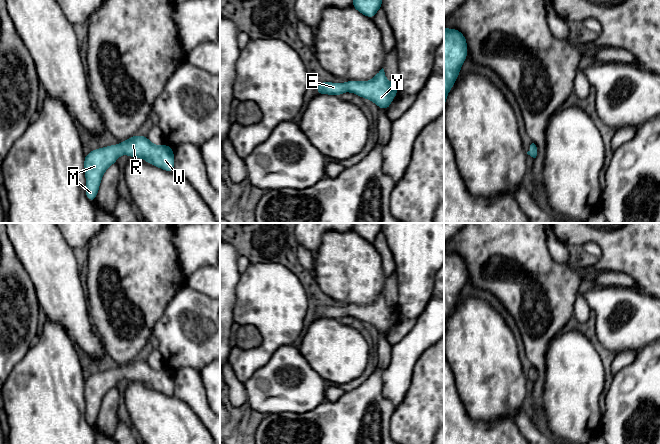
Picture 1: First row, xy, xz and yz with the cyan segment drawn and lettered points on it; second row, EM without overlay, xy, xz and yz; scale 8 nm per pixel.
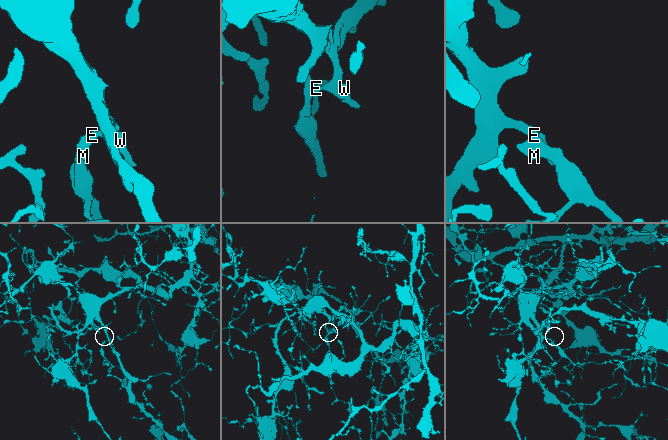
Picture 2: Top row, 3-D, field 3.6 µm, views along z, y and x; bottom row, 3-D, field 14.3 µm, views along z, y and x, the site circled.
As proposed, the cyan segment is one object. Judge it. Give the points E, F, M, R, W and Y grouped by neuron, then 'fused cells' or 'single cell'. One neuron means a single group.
E F M R W Y | single cell

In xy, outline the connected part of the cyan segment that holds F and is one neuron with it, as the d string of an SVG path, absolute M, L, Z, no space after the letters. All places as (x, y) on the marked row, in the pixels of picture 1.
M134 135L120 144L95 149L84 159L86 197L94 202L104 172L116 162L121 154L144 159L167 172L174 171L174 153L169 145L154 145L147 136Z

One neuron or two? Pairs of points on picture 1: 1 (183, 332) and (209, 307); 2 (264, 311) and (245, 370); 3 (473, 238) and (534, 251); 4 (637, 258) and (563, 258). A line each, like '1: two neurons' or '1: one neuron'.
1: one neuron
2: one neuron
3: one neuron
4: two neurons

